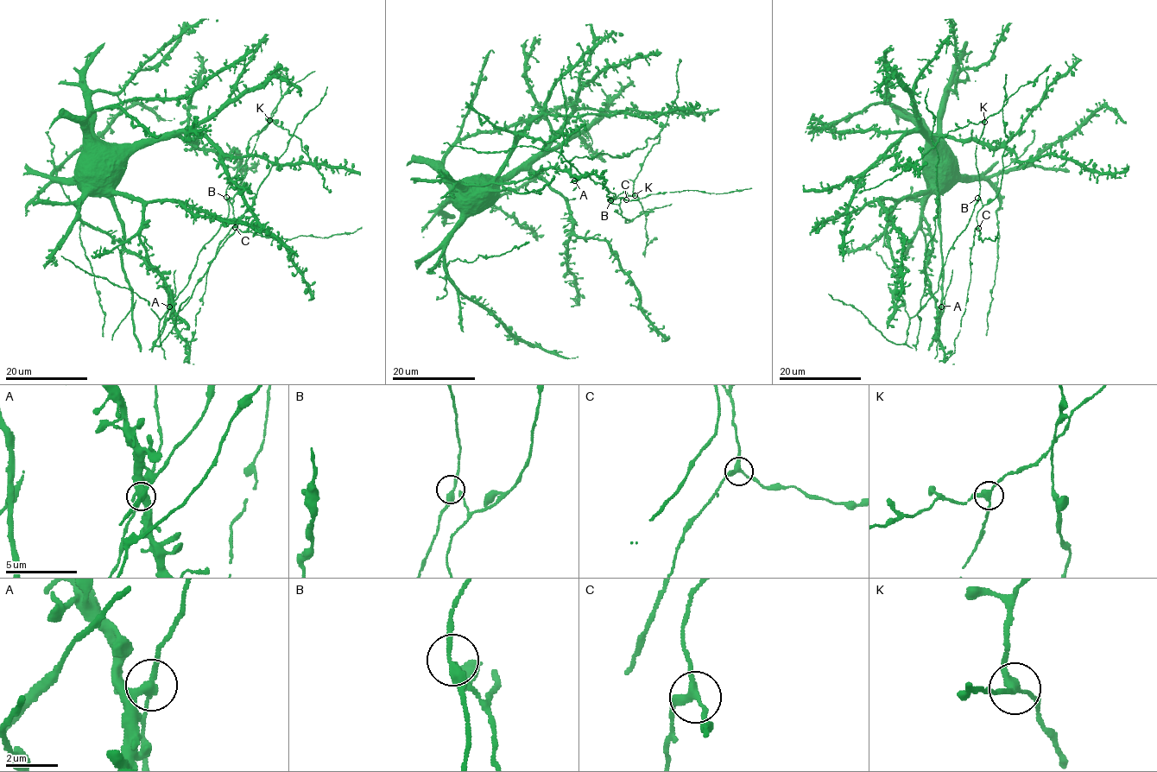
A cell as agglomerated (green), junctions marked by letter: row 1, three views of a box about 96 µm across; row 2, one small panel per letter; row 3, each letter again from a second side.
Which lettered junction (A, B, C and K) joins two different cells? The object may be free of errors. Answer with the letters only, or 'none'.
K

